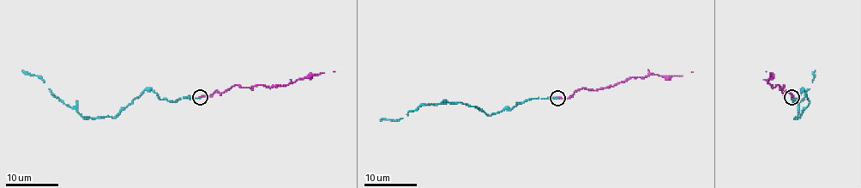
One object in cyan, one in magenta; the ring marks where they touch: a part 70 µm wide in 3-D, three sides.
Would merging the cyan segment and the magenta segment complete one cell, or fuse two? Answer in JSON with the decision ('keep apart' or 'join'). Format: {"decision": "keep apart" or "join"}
{"decision": "join"}

